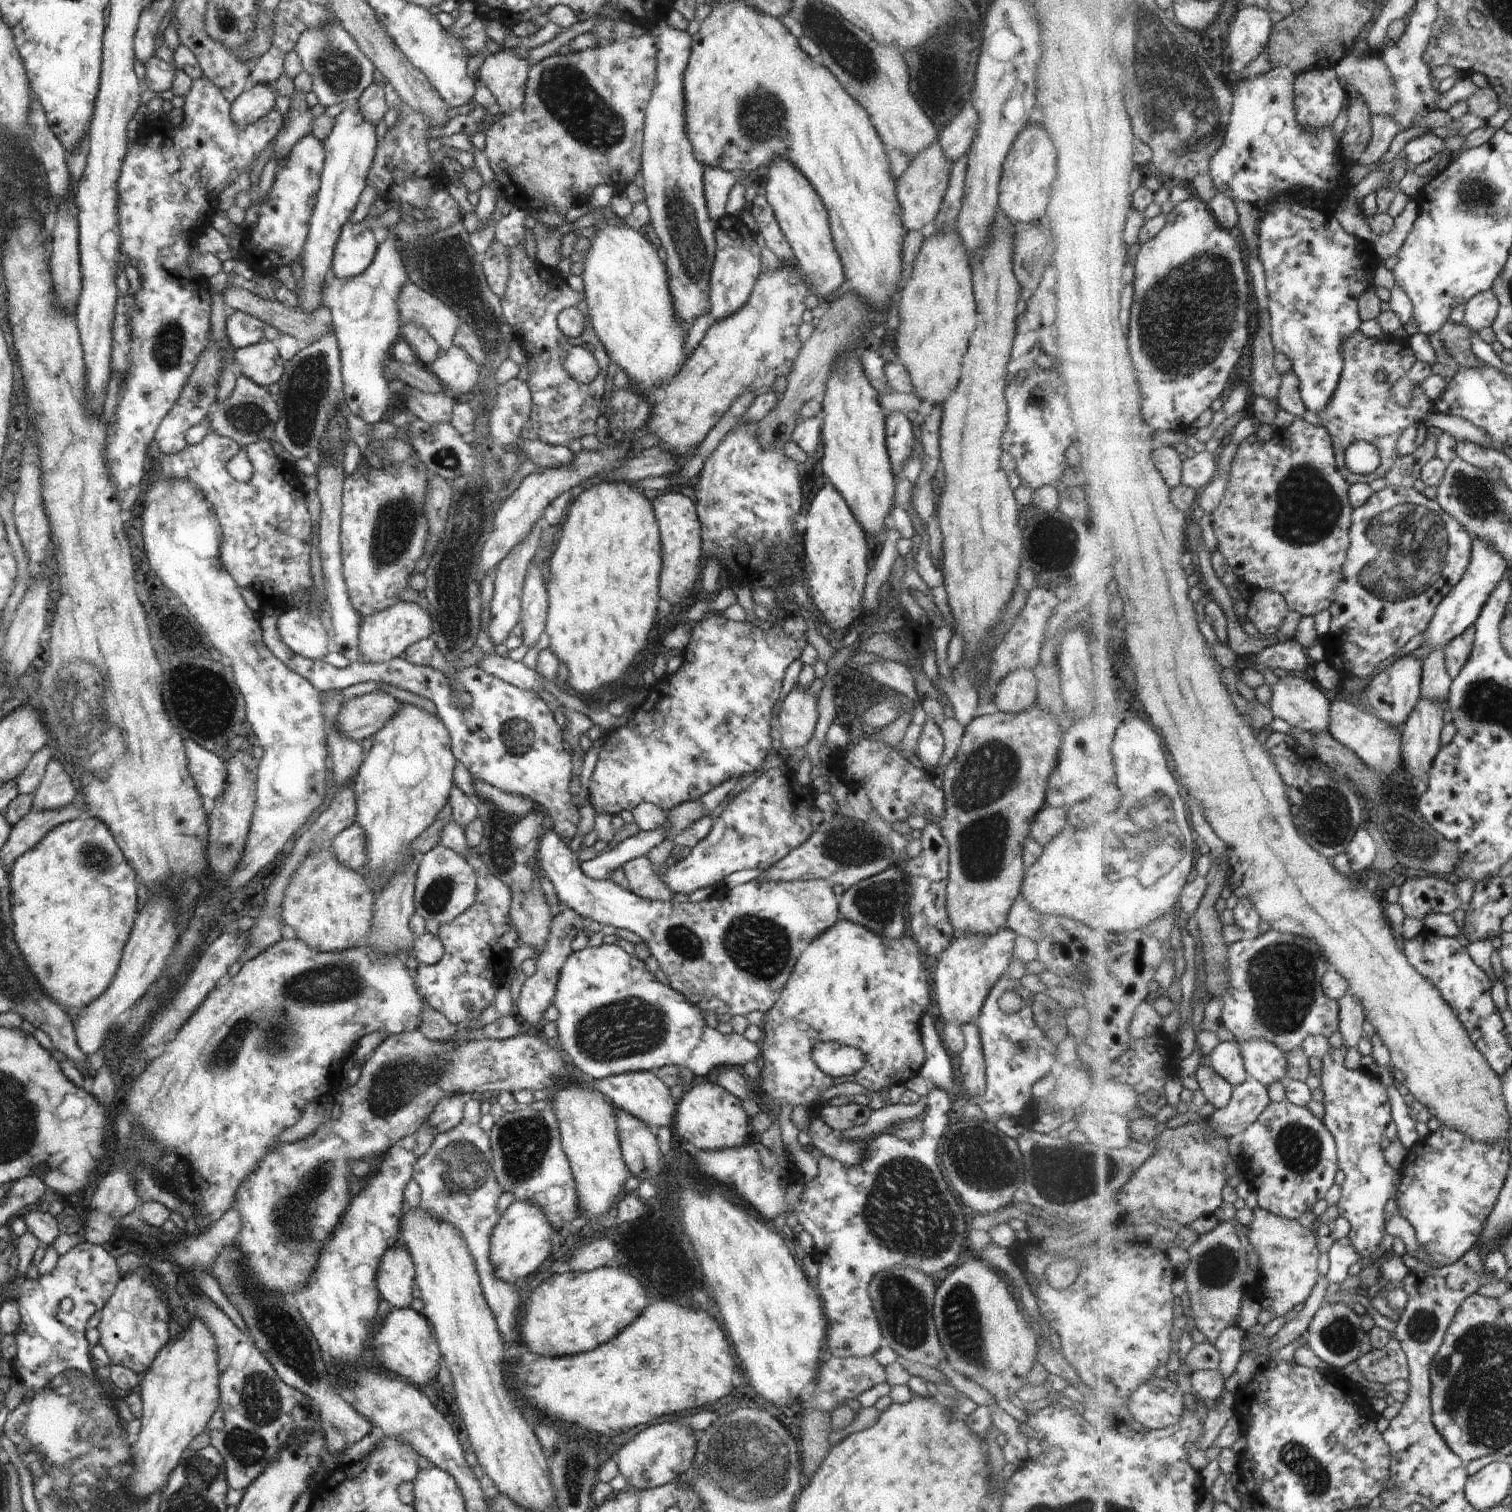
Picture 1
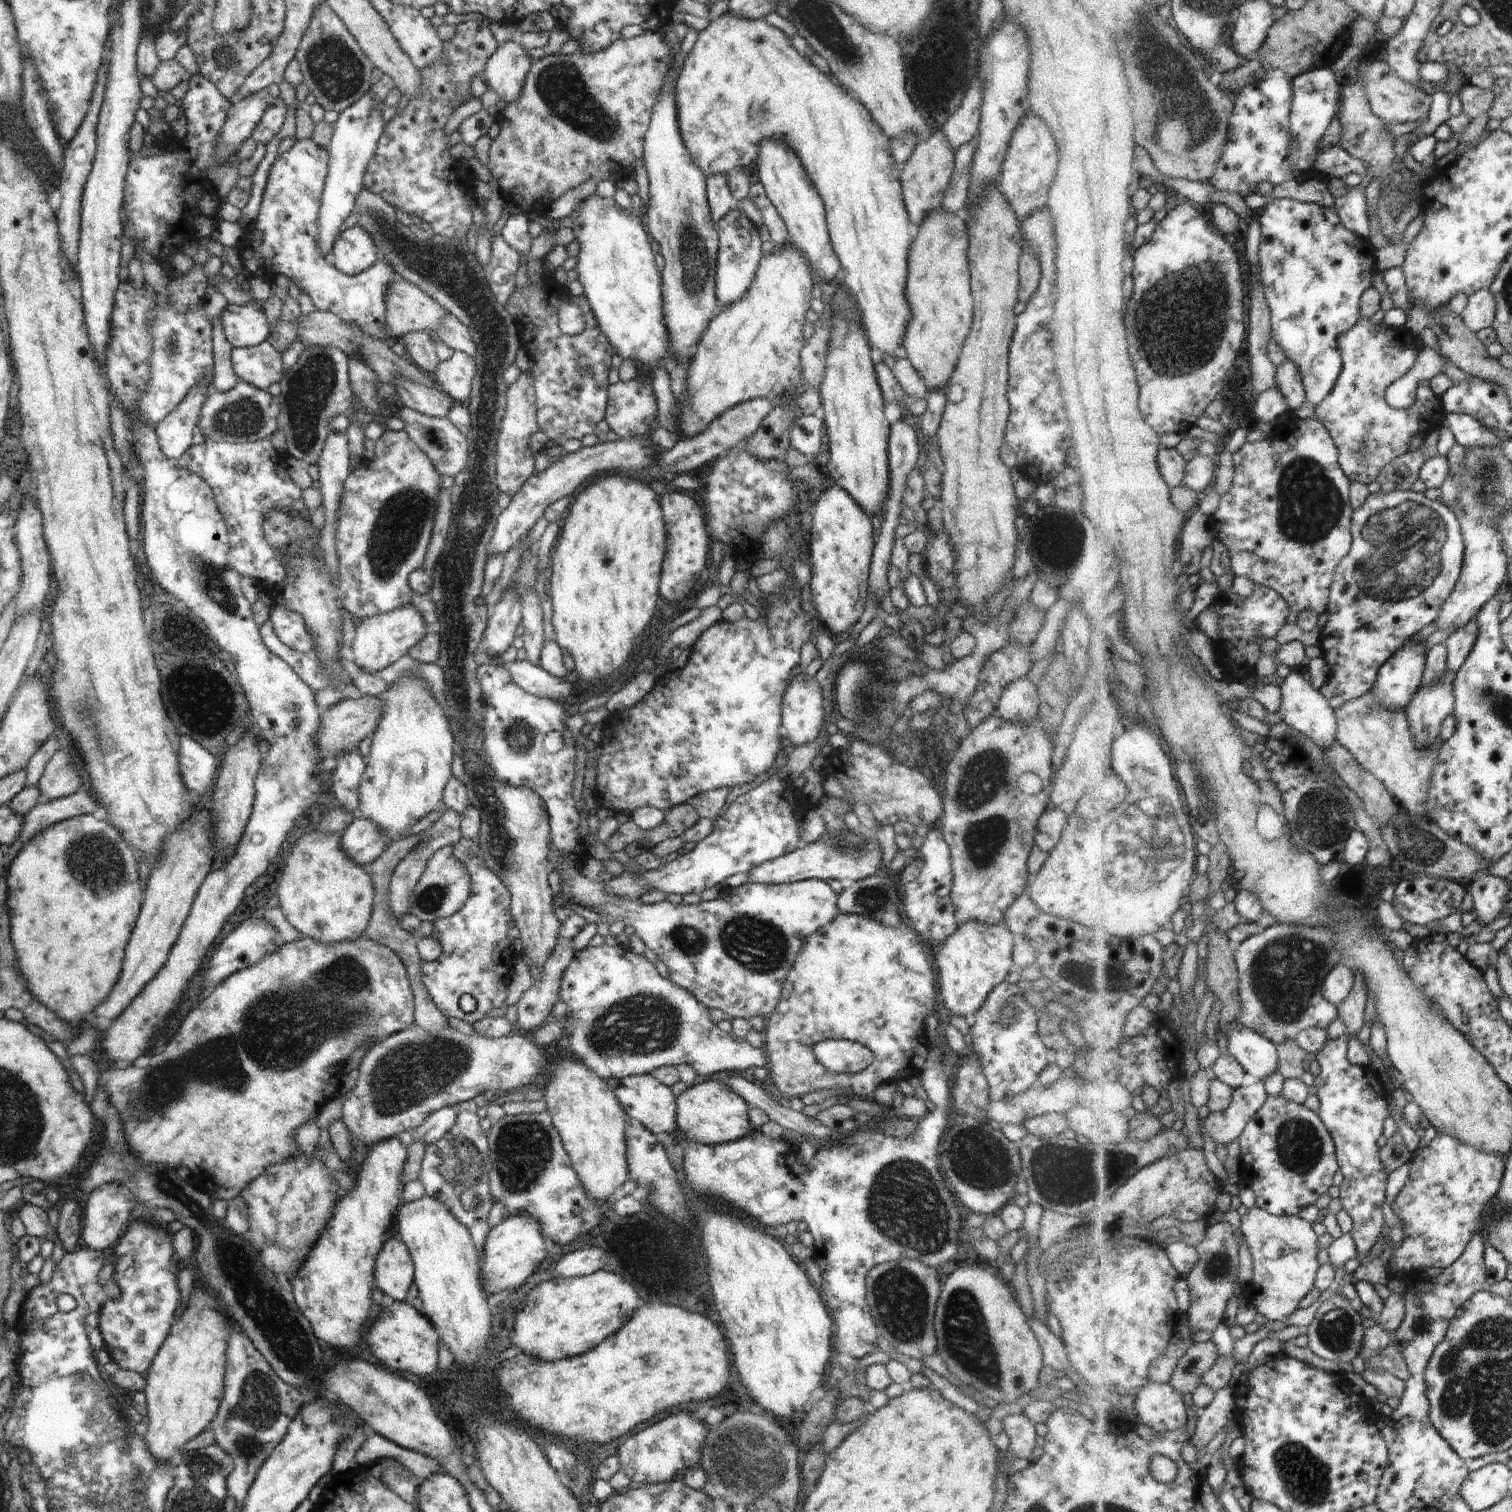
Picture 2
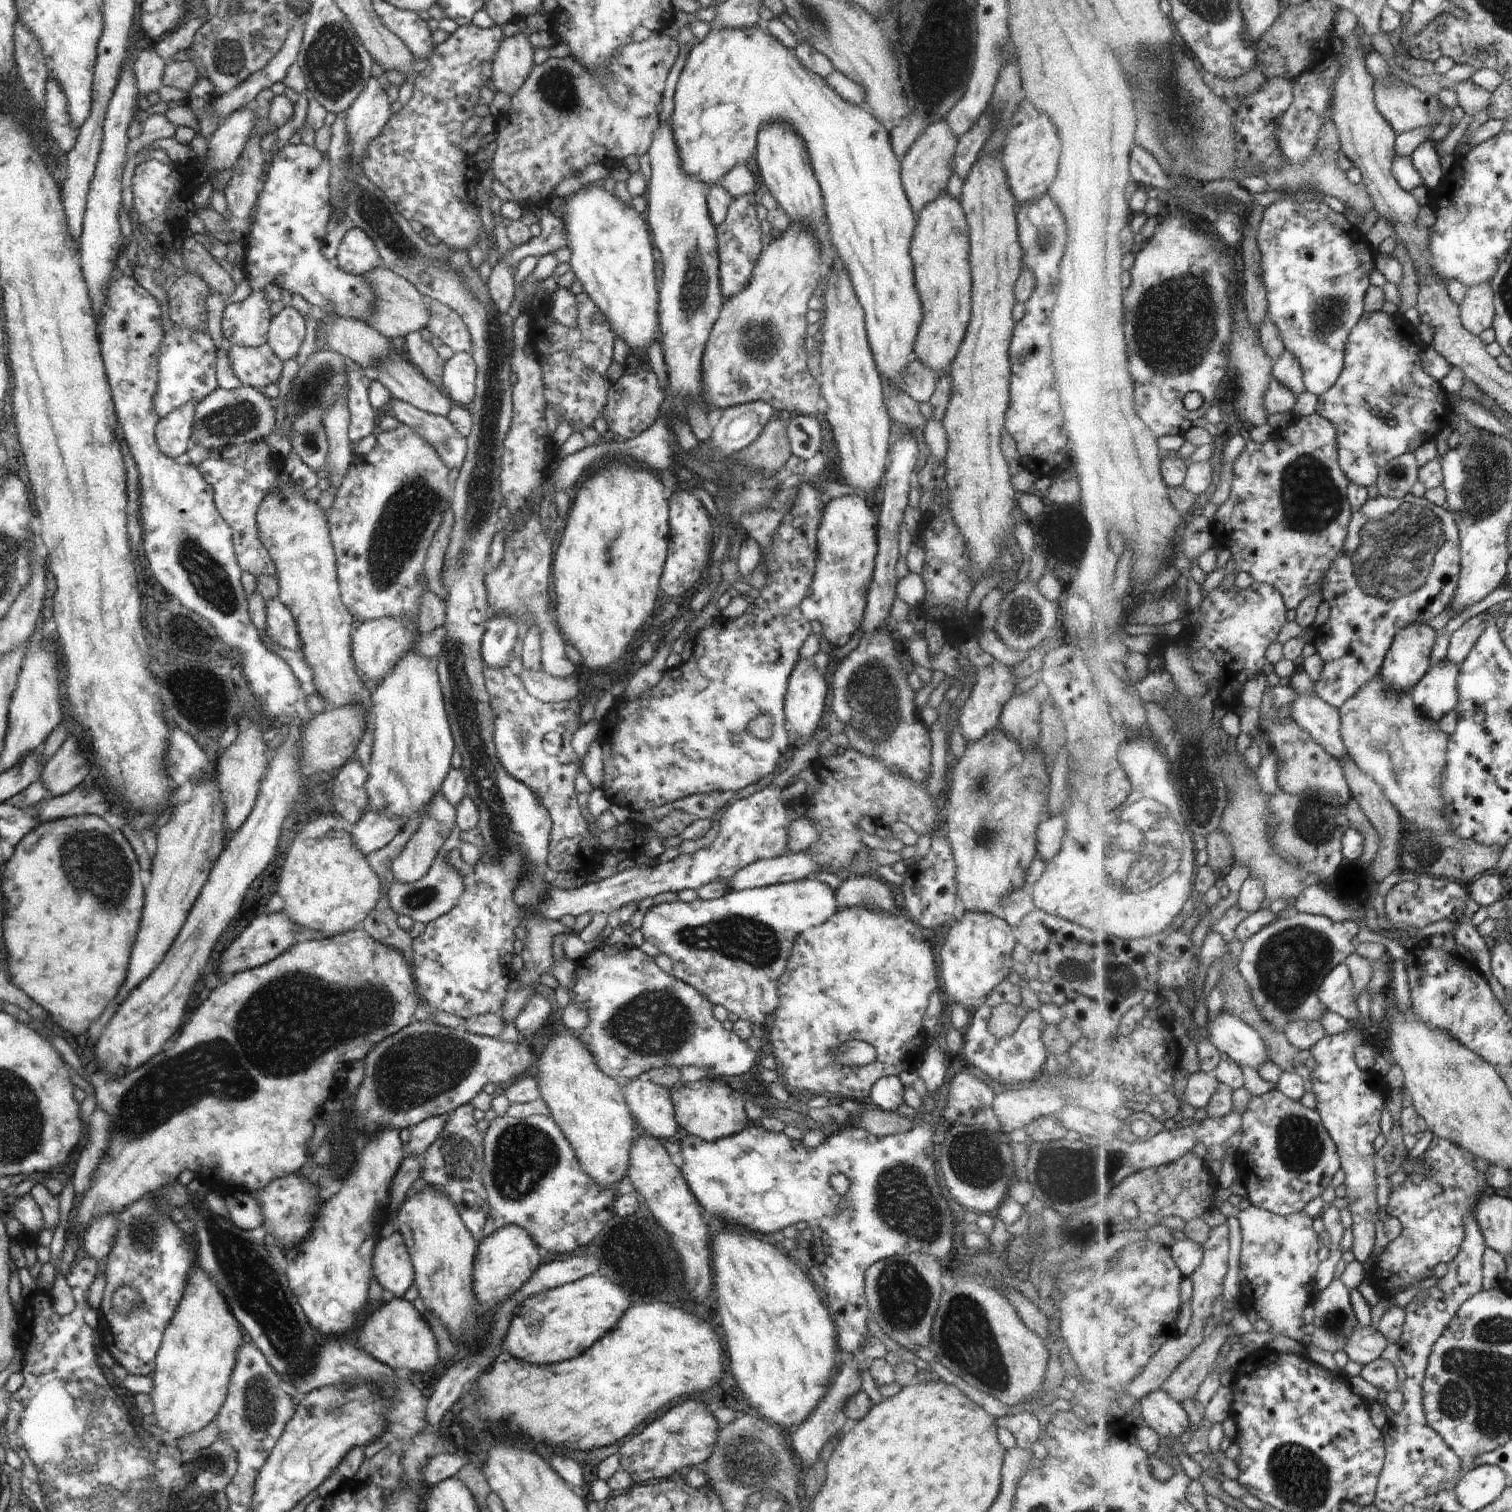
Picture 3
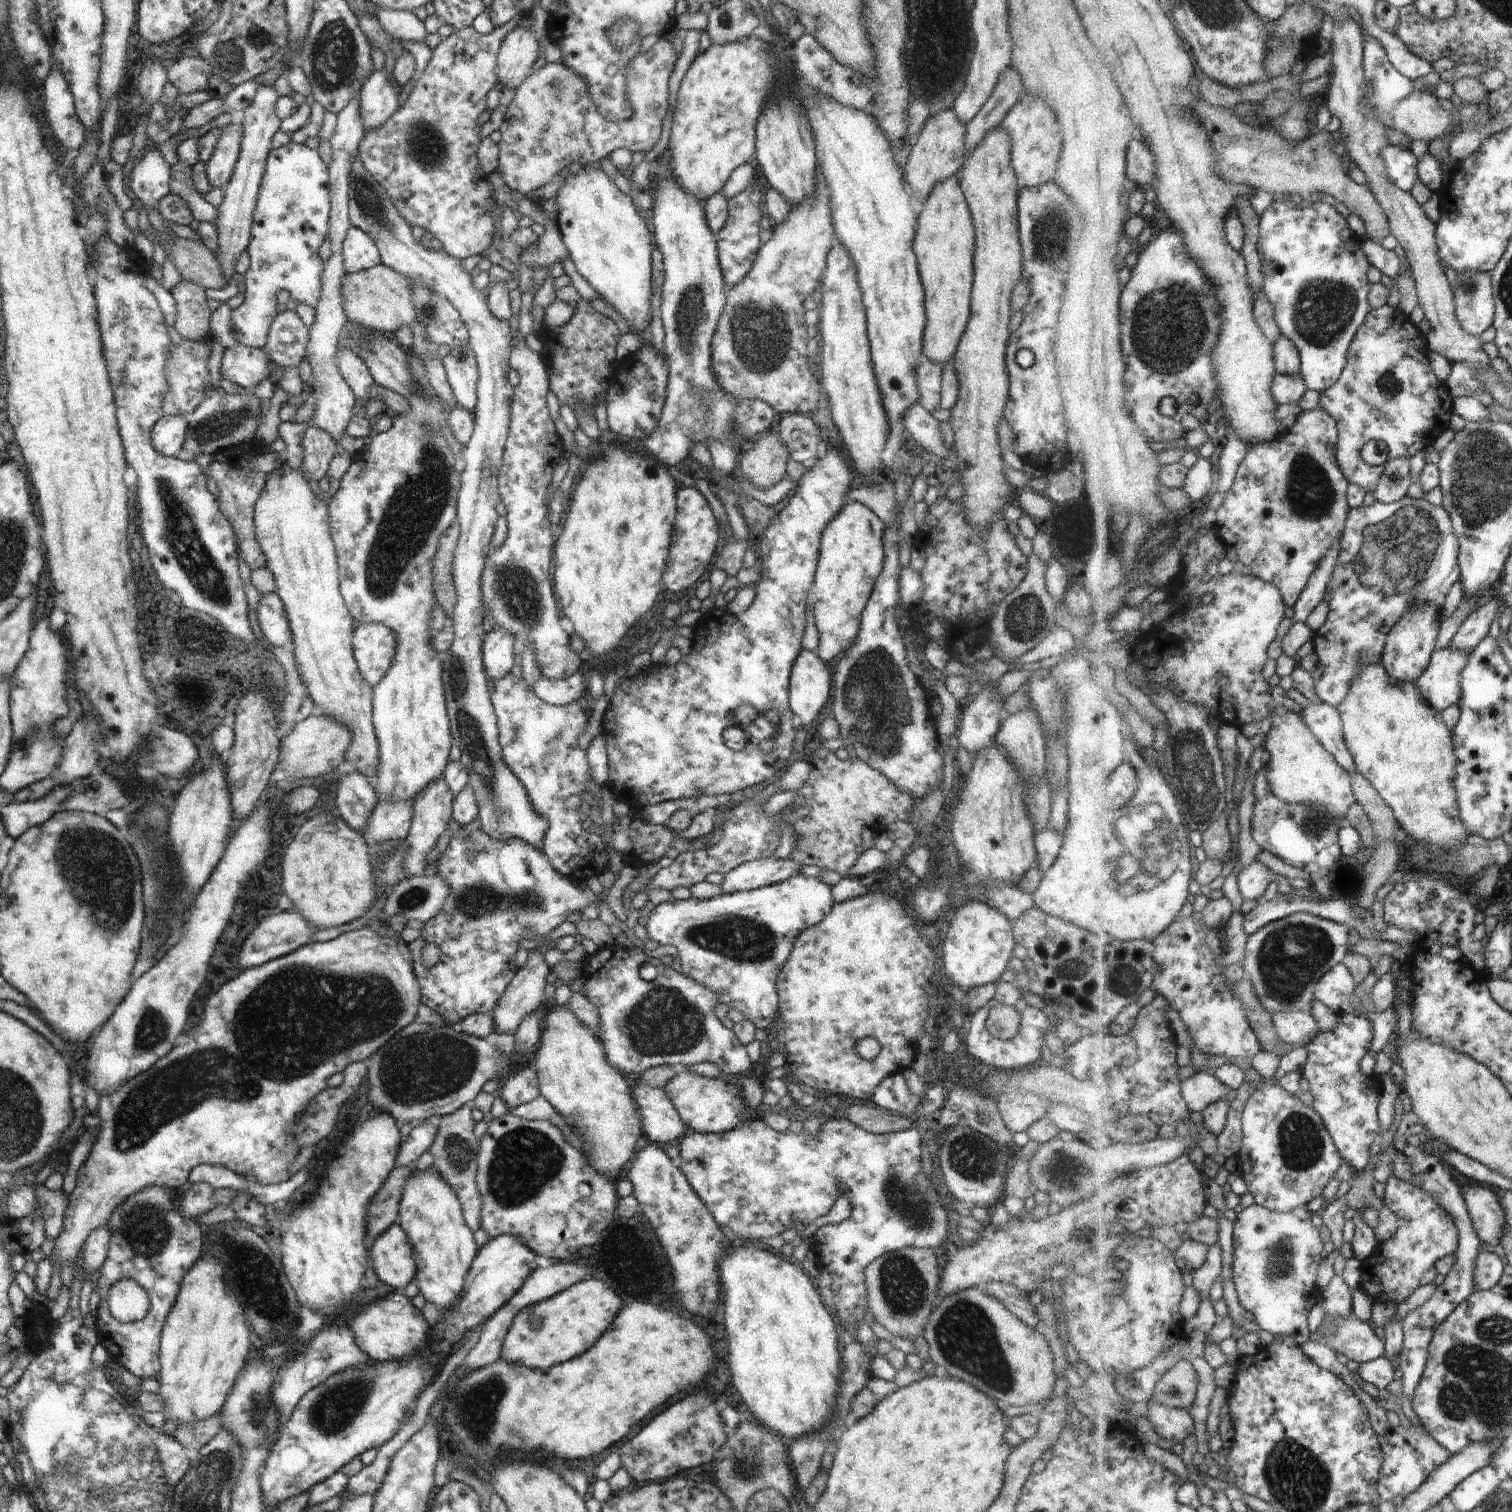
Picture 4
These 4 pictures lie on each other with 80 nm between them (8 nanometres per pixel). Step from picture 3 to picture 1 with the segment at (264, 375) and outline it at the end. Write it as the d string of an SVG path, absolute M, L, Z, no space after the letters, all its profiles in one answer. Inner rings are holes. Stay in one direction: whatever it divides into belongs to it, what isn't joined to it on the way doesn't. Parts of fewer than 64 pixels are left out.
M263 340L233 352L234 370L263 388L278 383L284 376L285 361L274 342Z

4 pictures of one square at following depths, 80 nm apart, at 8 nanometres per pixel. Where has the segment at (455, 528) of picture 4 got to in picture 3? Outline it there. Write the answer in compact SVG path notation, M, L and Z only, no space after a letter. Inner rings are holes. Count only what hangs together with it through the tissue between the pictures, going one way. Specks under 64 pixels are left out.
M448 506L448 510L442 516L442 524L440 524L436 534L434 534L424 562L423 574L427 580L425 589L436 594L442 601L448 600L448 592L446 592L446 588L443 585L442 568L444 568L444 562L446 561L446 550L448 549L448 544L450 544L450 534L452 534L453 525L452 508Z

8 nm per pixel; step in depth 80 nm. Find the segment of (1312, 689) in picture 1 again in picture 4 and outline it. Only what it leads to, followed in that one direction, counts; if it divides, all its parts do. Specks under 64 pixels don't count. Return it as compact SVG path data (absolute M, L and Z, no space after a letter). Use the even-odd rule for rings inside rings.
M1312 702L1312 706L1303 709L1301 713L1310 730L1316 734L1322 745L1338 758L1342 767L1350 775L1359 772L1345 738L1345 728L1339 708L1324 702L1320 704Z

